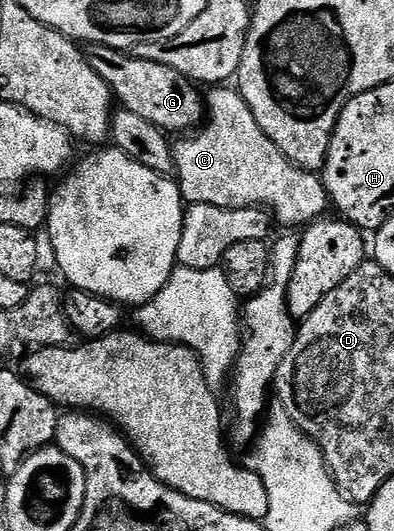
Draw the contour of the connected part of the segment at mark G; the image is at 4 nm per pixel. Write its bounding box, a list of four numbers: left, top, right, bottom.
[83,44,207,134]

